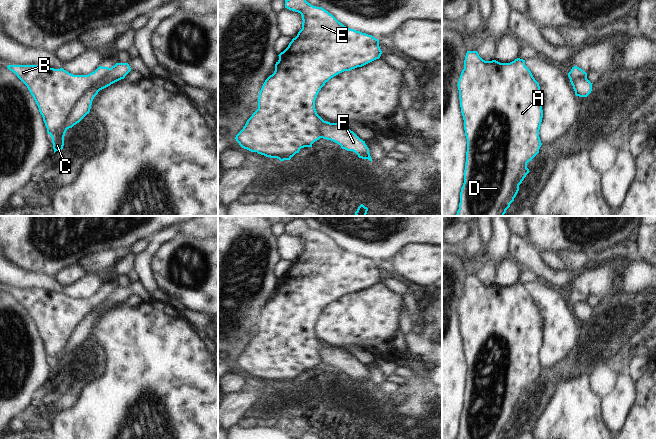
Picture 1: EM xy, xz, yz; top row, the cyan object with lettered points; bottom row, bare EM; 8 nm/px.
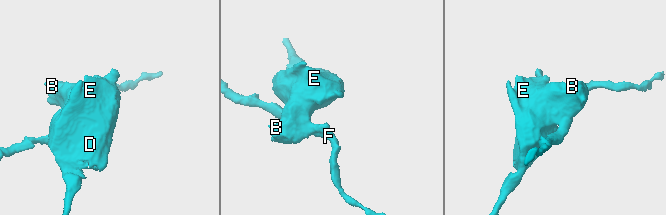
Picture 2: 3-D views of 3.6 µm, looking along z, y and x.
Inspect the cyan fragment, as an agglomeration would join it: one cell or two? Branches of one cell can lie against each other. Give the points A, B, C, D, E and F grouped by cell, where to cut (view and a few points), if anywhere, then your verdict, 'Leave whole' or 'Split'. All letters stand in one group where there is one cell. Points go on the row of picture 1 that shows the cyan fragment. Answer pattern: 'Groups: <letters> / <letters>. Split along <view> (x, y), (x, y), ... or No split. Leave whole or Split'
Groups: A B D E / C F. Split along xy (109, 68), (78, 100), (65, 122), (51, 136). Split.

